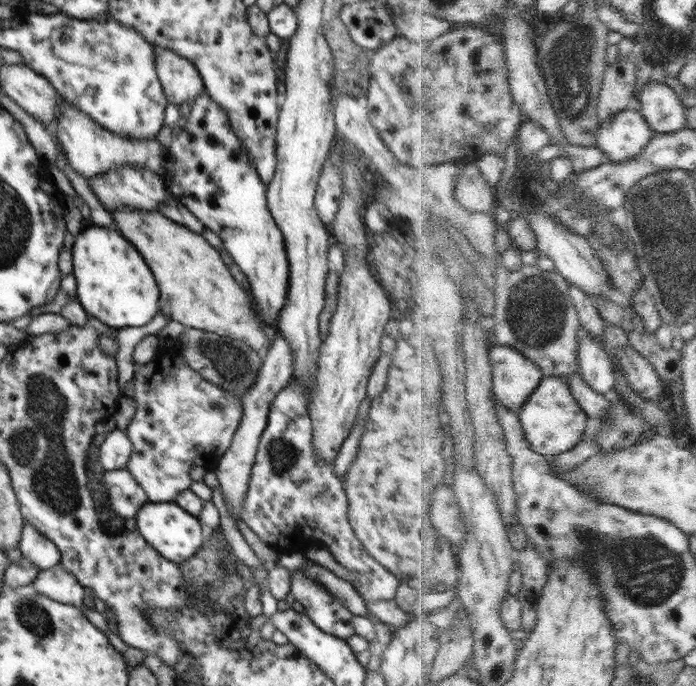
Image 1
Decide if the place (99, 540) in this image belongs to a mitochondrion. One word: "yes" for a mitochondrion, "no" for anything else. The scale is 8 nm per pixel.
no

